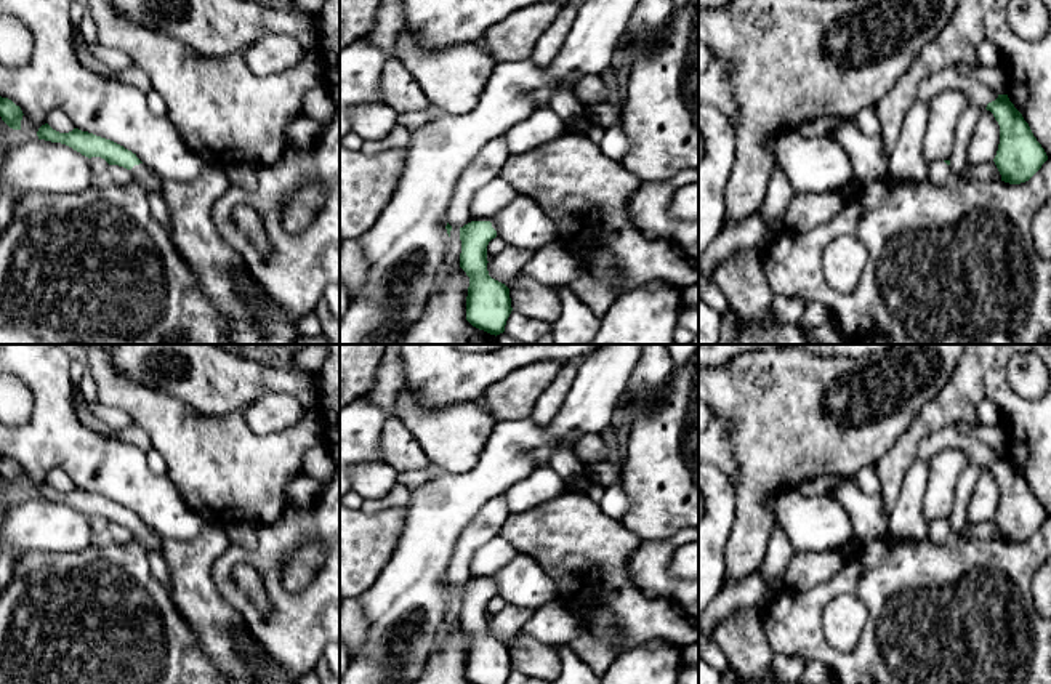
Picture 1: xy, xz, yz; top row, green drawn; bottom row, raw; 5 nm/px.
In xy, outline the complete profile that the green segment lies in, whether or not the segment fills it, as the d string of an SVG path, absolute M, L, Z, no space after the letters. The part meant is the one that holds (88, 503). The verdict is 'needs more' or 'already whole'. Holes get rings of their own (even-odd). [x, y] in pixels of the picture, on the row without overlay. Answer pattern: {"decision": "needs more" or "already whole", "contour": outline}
{"decision": "needs more", "contour": "M48 482L38 487L37 495L38 498L66 503L88 517L101 516L109 524L123 525L133 532L135 540L138 540L146 548L146 551L162 554L162 537L151 530L136 516L136 513L111 498L82 490L79 487L74 487L69 492L59 492L53 489Z"}

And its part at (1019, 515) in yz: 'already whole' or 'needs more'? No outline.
already whole

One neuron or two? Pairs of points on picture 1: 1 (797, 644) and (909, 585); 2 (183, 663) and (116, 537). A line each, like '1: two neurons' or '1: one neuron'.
1: one neuron
2: two neurons

